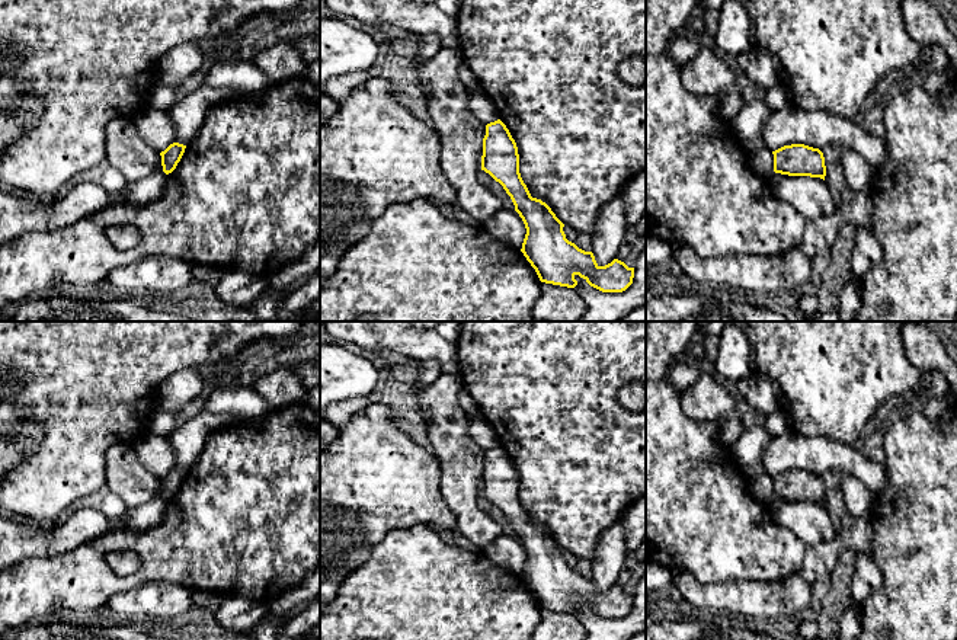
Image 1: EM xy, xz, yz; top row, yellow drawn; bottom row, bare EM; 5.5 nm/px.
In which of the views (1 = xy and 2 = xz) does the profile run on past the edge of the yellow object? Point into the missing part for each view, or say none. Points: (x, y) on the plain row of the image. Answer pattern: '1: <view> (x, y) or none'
1: none
2: none

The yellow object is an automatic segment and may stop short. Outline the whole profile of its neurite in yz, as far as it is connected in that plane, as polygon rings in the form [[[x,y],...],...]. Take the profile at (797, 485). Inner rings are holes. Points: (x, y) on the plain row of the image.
[[[791,470],[772,477],[772,480],[775,499],[820,503],[825,506],[825,483],[819,474],[804,470]]]

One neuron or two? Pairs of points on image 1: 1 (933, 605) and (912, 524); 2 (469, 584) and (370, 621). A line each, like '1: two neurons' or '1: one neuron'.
1: one neuron
2: one neuron

